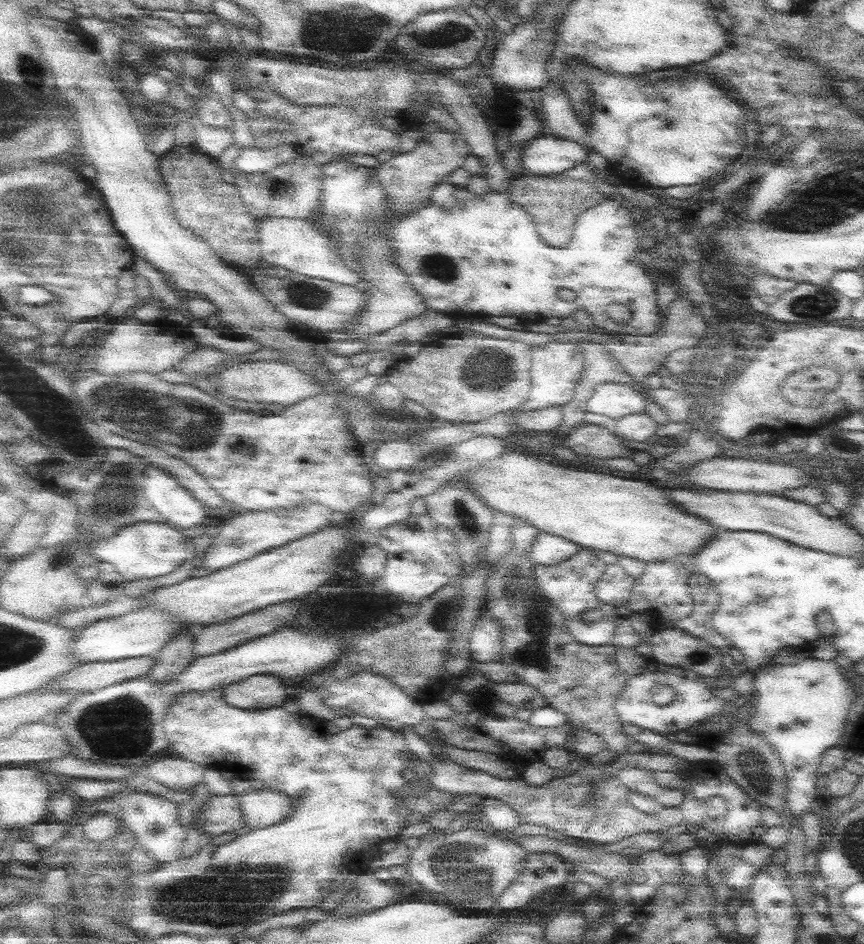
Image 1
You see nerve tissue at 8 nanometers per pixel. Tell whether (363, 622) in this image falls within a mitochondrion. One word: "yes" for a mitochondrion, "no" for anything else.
no

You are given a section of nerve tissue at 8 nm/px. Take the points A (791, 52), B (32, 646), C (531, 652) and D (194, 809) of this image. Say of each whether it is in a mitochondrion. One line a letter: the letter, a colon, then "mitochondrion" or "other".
A: mitochondrion
B: mitochondrion
C: mitochondrion
D: other

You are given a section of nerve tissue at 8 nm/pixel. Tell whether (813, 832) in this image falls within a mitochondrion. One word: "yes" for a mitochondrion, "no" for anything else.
no

